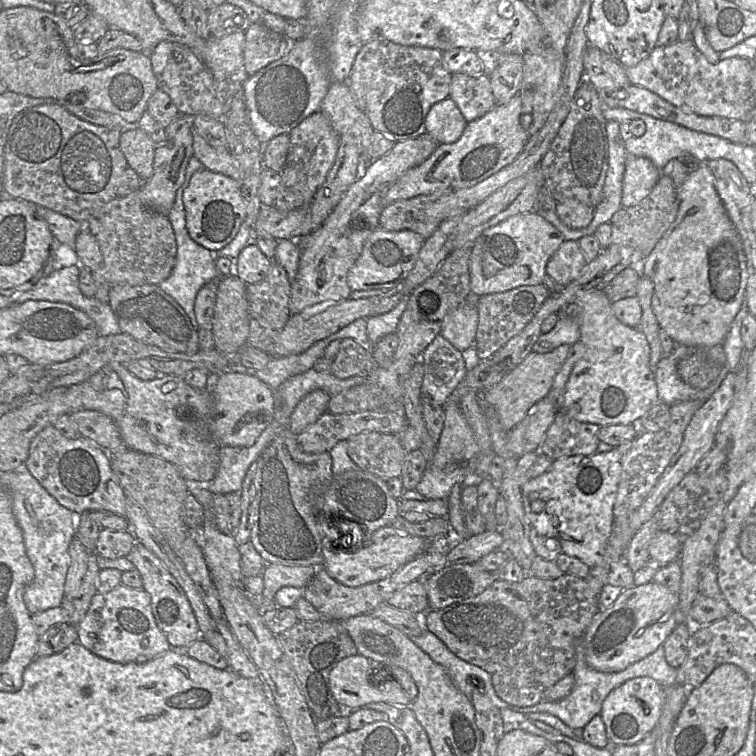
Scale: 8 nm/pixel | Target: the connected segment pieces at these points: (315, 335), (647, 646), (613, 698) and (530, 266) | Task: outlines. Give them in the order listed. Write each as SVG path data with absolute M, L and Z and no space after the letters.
M371 298L359 300L345 299L336 303L318 304L305 308L300 314L291 315L276 338L270 357L284 357L298 354L309 348L315 342L337 332L341 328L359 318L374 316L375 307Z
M654 581L624 589L614 603L595 615L583 634L587 665L613 673L653 653L679 622L679 596Z
M636 677L613 689L602 703L600 716L609 744L633 745L656 726L662 711L664 688L651 677Z
M535 211L517 214L486 229L471 249L471 292L483 296L546 283L547 263L563 242L562 233Z

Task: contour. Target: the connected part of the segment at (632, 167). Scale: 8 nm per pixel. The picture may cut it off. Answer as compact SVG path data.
M627 154L622 185L622 207L639 204L651 193L660 175L661 171L648 158Z

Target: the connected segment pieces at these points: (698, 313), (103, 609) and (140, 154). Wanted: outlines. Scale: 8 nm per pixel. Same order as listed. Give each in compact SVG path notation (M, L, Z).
M707 163L699 164L676 189L676 197L678 209L674 222L638 267L641 274L653 282L651 306L660 328L676 344L712 347L724 342L731 323L745 302L746 257L740 237L717 194Z
M122 584L108 593L97 593L76 628L77 643L94 655L116 663L145 663L168 652L171 647L156 624L149 594L143 589L134 589Z
M137 125L125 127L119 140L119 147L130 167L142 181L150 178L156 144Z

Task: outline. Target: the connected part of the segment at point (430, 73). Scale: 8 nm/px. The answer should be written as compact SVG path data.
M384 38L374 39L362 44L360 50L358 51L354 59L350 75L347 79L347 85L355 99L357 106L367 115L374 131L381 132L394 142L407 139L415 139L421 134L426 132L425 117L433 104L449 97L450 82L451 82L451 73L449 72L443 61L442 51L438 49L426 48L420 46L404 46L396 44Z

